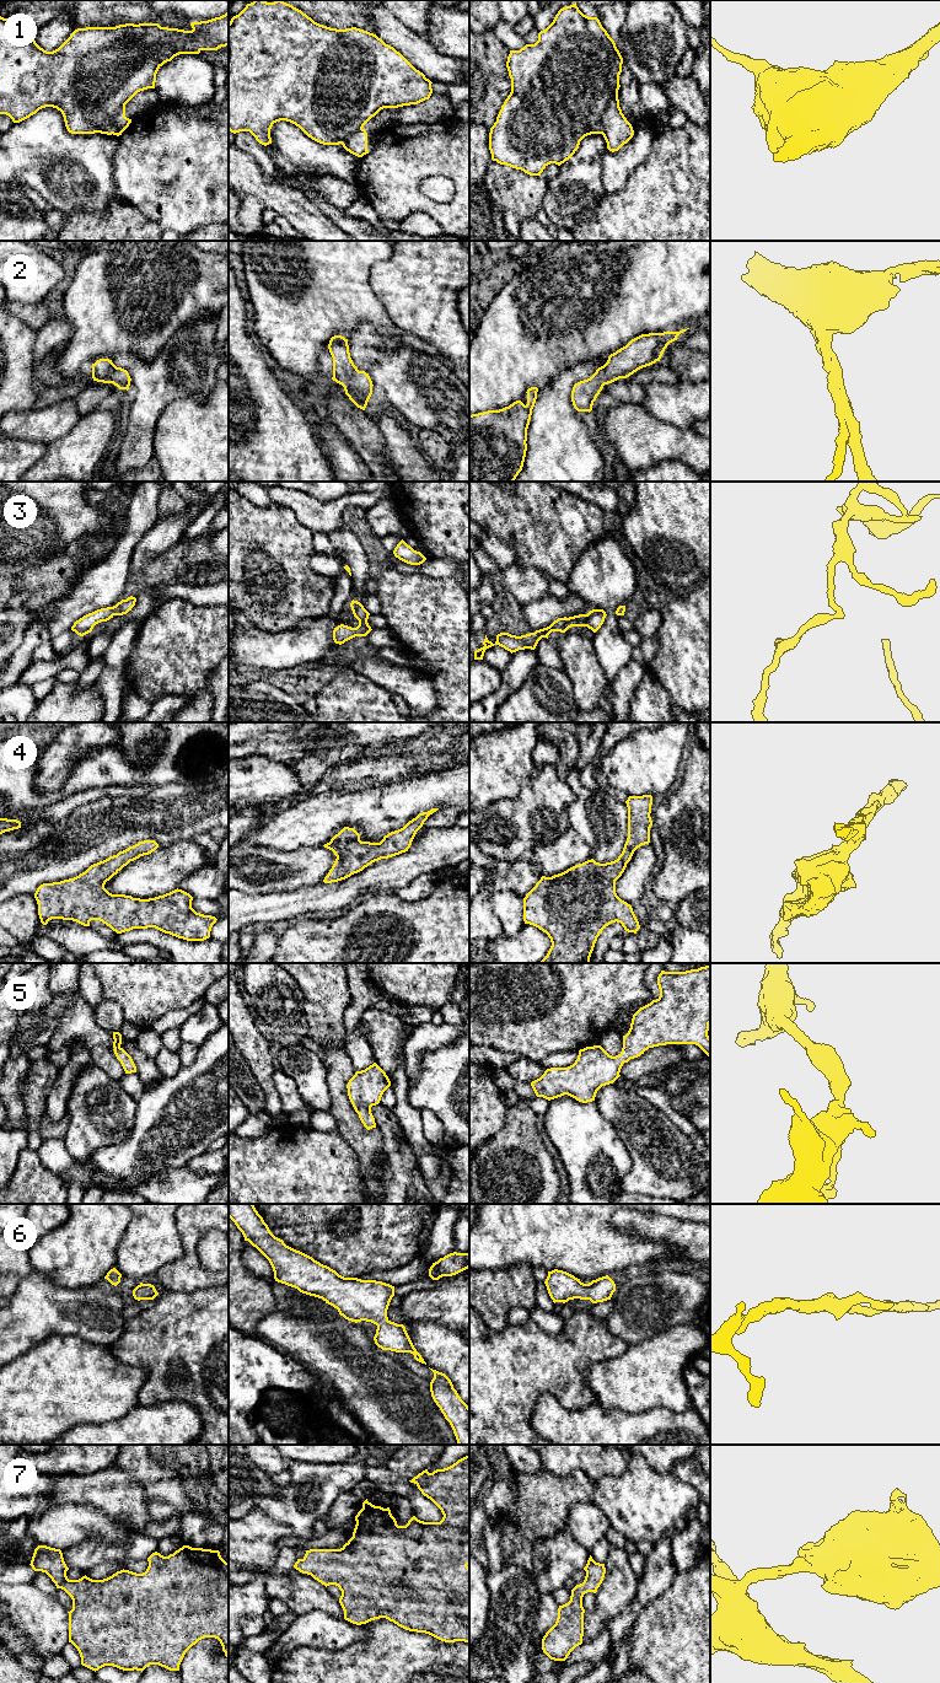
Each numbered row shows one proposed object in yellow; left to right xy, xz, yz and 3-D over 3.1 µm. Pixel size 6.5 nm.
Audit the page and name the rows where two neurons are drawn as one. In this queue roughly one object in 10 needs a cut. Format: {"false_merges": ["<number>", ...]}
{"false_merges": ["1"]}

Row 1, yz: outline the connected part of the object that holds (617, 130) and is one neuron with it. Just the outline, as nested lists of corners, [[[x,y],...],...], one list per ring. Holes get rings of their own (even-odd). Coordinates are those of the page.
[[[618,91],[609,101],[607,109],[602,115],[601,125],[607,149],[612,152],[618,151],[633,138],[633,127],[619,107]]]

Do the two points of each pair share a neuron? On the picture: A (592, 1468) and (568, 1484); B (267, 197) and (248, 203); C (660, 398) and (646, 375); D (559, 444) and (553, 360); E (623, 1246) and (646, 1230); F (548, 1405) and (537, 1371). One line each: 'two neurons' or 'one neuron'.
A: two neurons
B: two neurons
C: two neurons
D: two neurons
E: two neurons
F: two neurons

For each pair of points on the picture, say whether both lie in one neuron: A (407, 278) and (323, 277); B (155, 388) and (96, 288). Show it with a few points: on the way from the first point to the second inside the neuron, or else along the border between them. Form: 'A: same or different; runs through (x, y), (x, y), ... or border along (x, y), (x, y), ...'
A: different; border along (390, 257), (370, 269), (370, 286), (381, 305)
B: different; border along (162, 347), (151, 359), (133, 354), (111, 359)

